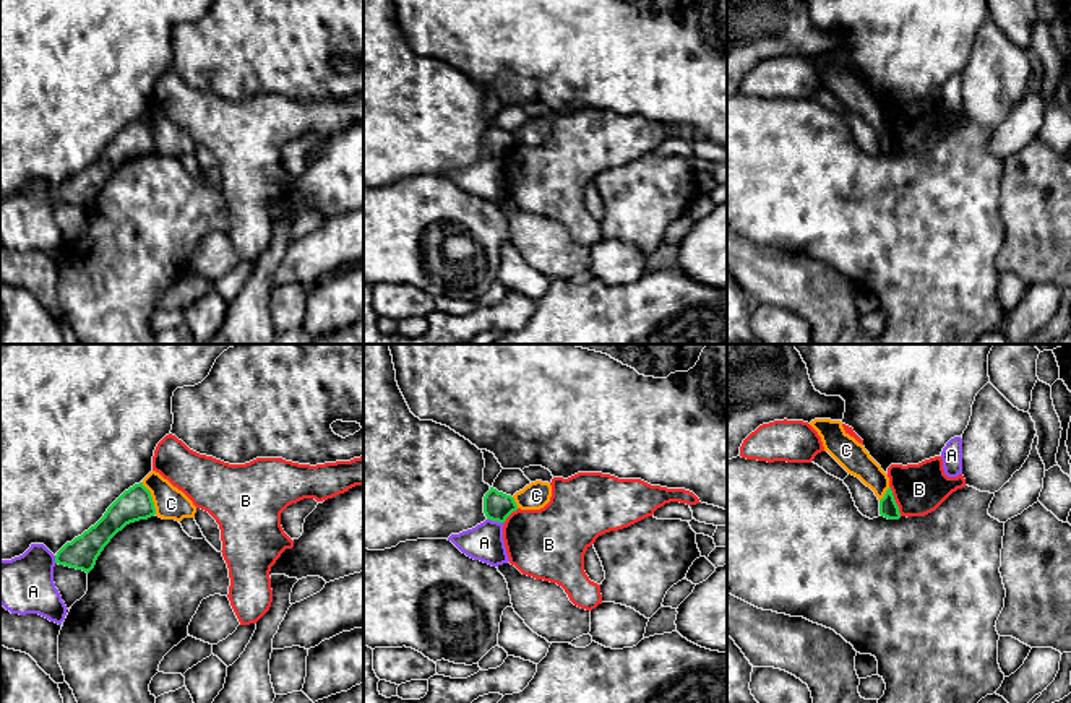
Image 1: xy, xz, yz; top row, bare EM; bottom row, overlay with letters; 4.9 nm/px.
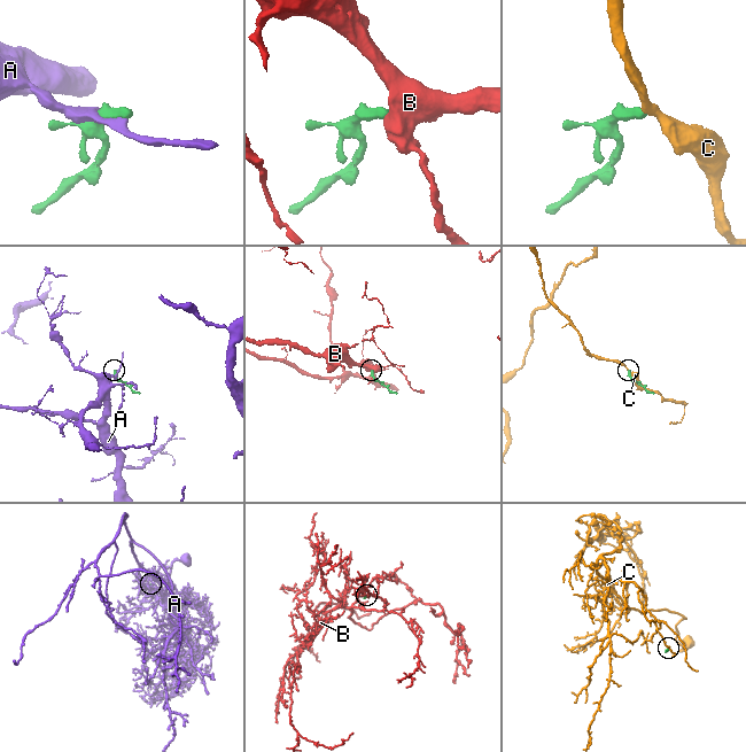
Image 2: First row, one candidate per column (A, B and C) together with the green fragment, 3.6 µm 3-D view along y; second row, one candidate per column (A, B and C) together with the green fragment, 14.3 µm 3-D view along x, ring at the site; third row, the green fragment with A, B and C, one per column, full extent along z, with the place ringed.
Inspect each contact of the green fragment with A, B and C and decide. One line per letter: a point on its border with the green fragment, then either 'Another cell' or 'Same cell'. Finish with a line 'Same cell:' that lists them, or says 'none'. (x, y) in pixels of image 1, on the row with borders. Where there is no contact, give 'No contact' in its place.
A: Touches green at xz (495, 520). Another cell
B: Touches green at yz (894, 500). Another cell
C: Touches green at xy (151, 499). Another cell
Same cell: none

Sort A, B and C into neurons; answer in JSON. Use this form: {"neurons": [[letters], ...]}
{"neurons": [["A"], ["B"], ["C"]]}

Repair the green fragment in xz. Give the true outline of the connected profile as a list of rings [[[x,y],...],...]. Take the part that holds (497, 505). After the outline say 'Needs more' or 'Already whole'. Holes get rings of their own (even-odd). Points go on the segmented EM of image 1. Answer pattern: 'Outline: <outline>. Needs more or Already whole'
Outline: [[[490,487],[484,497],[484,513],[487,520],[505,523],[506,518],[518,510],[518,505],[511,495],[498,492]]]. Already whole

